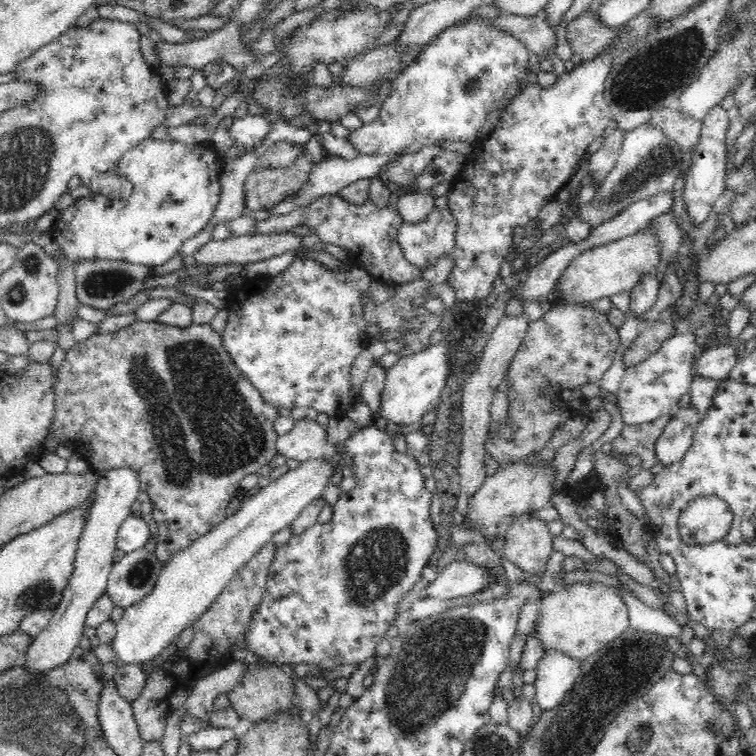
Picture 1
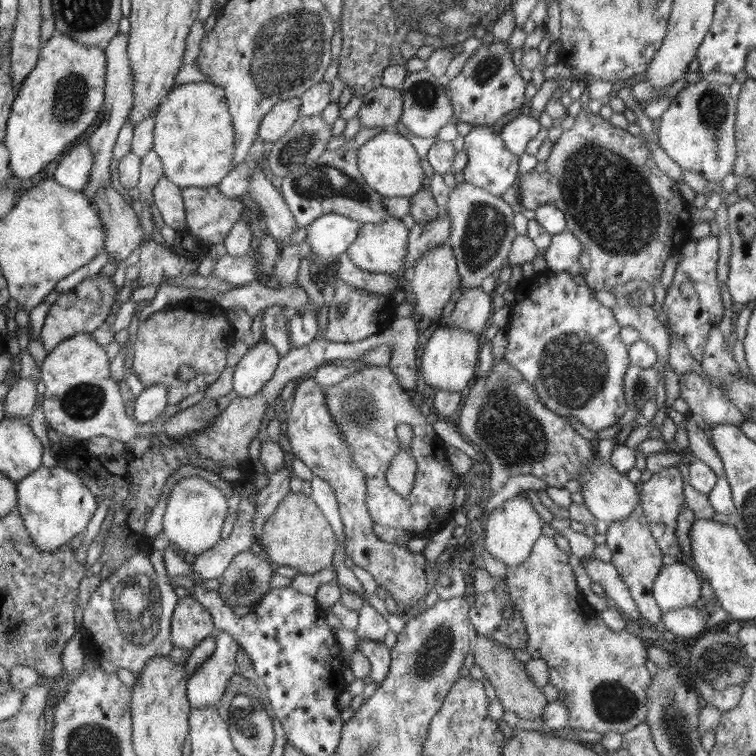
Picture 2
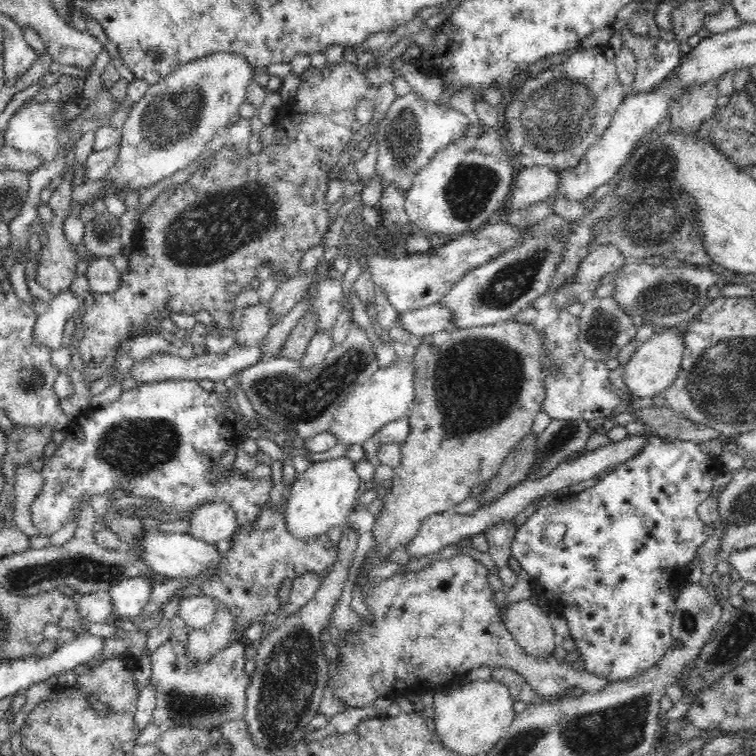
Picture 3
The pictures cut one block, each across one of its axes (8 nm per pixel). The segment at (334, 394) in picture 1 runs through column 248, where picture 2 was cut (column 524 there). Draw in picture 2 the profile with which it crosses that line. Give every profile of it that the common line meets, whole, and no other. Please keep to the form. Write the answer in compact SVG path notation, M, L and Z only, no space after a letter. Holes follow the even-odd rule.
M550 270L540 271L537 275L533 275L519 283L514 290L515 300L511 305L509 312L509 321L505 327L505 333L508 339L508 345L504 352L504 360L507 360L516 371L522 374L524 381L536 387L536 393L540 397L540 401L548 410L560 415L560 417L572 417L580 421L588 430L600 432L606 428L612 427L619 422L619 419L627 411L627 403L624 401L624 376L631 364L629 359L629 350L622 340L620 340L621 326L618 324L616 317L613 315L611 308L602 305L595 297L594 290L589 288L584 279L579 276L572 276L568 272L552 272Z

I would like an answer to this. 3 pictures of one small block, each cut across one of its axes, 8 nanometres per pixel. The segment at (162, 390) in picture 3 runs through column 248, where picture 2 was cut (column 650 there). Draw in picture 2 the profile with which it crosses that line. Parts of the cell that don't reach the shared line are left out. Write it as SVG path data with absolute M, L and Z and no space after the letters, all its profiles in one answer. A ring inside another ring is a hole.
M678 467L663 468L660 472L652 473L649 481L639 483L640 494L640 512L646 518L648 526L664 555L673 556L681 560L681 549L677 539L676 530L678 530L678 516L684 508L684 481Z

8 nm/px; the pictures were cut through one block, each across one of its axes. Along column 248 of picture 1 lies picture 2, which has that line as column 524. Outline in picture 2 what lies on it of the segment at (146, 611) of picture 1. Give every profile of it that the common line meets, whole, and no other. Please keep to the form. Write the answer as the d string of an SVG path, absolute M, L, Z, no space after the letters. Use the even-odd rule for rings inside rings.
M522 494L506 500L492 512L485 513L481 522L485 533L481 540L485 542L485 549L507 567L515 567L528 558L533 544L541 535L543 524L531 501Z

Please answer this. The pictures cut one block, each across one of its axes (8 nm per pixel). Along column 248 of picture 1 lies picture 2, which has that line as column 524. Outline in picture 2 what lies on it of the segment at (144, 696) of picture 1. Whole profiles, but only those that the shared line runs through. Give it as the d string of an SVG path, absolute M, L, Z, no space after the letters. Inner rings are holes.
M540 535L533 544L528 558L515 567L507 567L506 581L511 601L520 611L527 632L527 652L531 659L544 660L549 667L549 682L560 692L564 706L569 710L569 726L594 730L594 732L619 732L624 734L638 723L645 722L647 711L647 690L653 676L646 669L649 658L644 642L632 630L610 630L599 613L593 611L582 600L576 585L574 571L568 557L556 545L553 537Z

